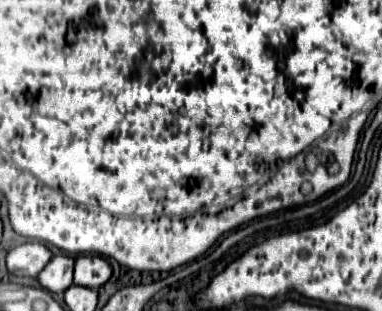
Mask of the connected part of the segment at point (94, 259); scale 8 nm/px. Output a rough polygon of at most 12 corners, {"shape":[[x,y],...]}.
{"shape":[[77,256],[73,284],[97,290],[111,278],[103,256]]}

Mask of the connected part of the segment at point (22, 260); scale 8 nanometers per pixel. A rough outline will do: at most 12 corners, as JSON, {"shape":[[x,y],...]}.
{"shape":[[37,242],[7,254],[13,276],[37,276],[51,252]]}

